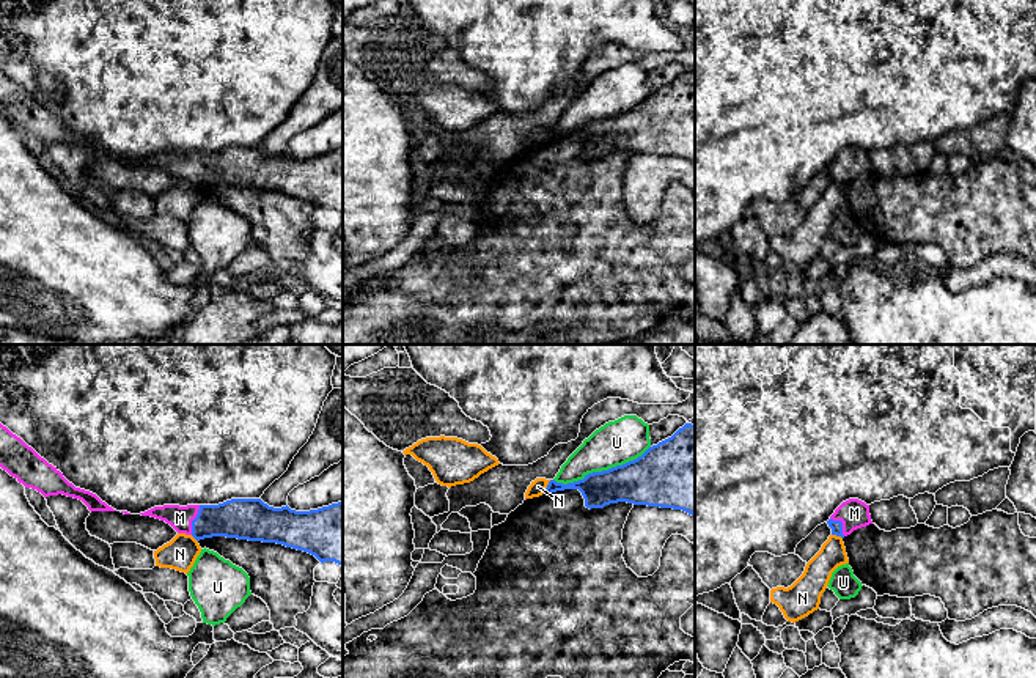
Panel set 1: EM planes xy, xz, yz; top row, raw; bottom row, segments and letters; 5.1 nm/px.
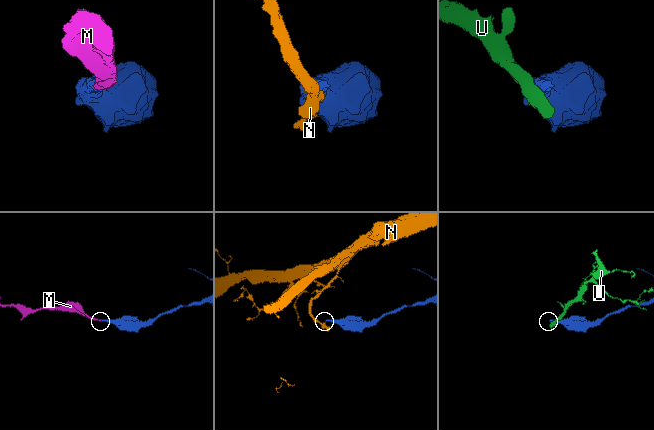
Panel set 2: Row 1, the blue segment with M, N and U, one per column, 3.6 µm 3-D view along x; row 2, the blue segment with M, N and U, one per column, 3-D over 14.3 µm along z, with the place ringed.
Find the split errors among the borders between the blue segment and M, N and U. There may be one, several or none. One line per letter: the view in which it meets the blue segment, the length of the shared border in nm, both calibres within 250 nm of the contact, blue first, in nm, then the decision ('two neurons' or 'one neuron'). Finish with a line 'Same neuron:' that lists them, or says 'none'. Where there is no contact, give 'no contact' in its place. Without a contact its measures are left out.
M: xy | 160 nm | 200/120 nm | one neuron
N: xz | 80 nm | 160/80 nm | two neurons
U: xz | 550 nm | 260/220 nm | two neurons
Same neuron: M

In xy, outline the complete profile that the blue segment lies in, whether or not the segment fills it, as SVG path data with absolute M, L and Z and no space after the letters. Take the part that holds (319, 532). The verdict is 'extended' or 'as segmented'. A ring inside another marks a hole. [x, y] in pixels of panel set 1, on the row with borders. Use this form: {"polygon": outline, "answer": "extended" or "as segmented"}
{"polygon": "M231 499L219 505L154 507L140 514L165 521L197 541L226 536L277 543L343 566L343 502L296 511L288 505L269 507L261 499Z", "answer": "extended"}

